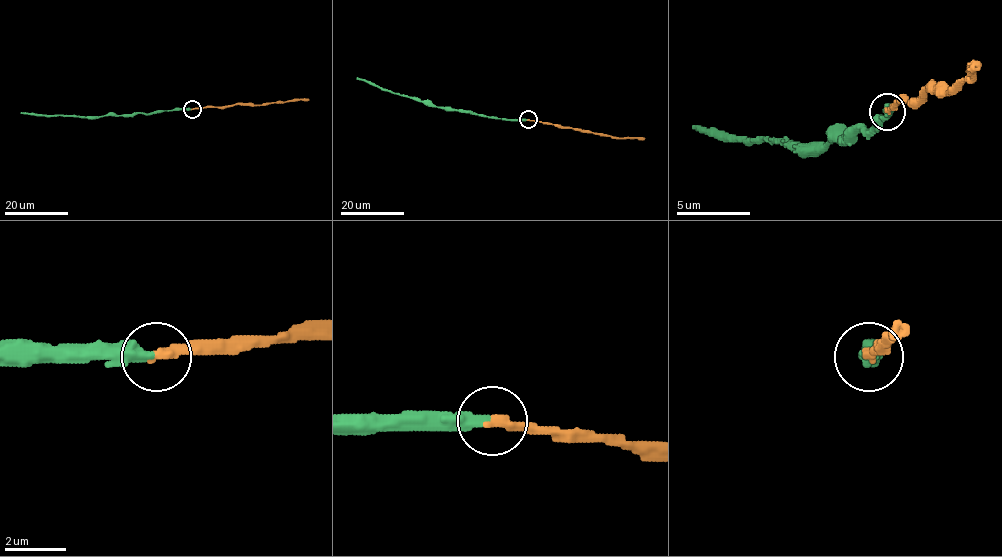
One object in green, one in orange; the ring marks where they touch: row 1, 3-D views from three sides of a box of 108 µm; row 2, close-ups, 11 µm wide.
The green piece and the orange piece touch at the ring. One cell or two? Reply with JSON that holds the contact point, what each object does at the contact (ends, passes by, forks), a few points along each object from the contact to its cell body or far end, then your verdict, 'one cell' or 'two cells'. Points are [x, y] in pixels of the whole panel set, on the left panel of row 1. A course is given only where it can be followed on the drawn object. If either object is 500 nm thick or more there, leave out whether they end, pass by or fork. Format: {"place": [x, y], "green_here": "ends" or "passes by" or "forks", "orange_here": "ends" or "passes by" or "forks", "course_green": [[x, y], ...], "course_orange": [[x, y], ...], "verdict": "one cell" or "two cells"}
{"place": [192, 109], "green_here": "ends", "orange_here": "ends", "course_green": [[191, 109], [92, 116], [21, 112]], "course_orange": [[192, 109], [309, 99]], "verdict": "one cell"}

